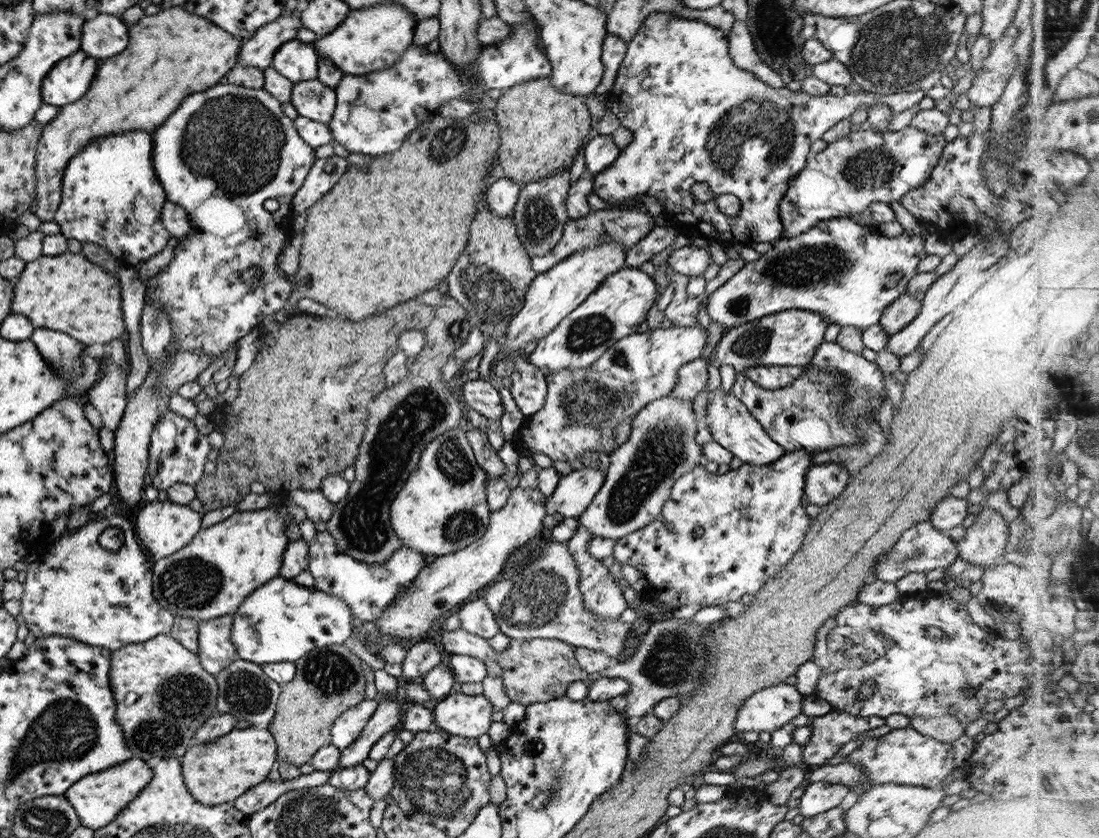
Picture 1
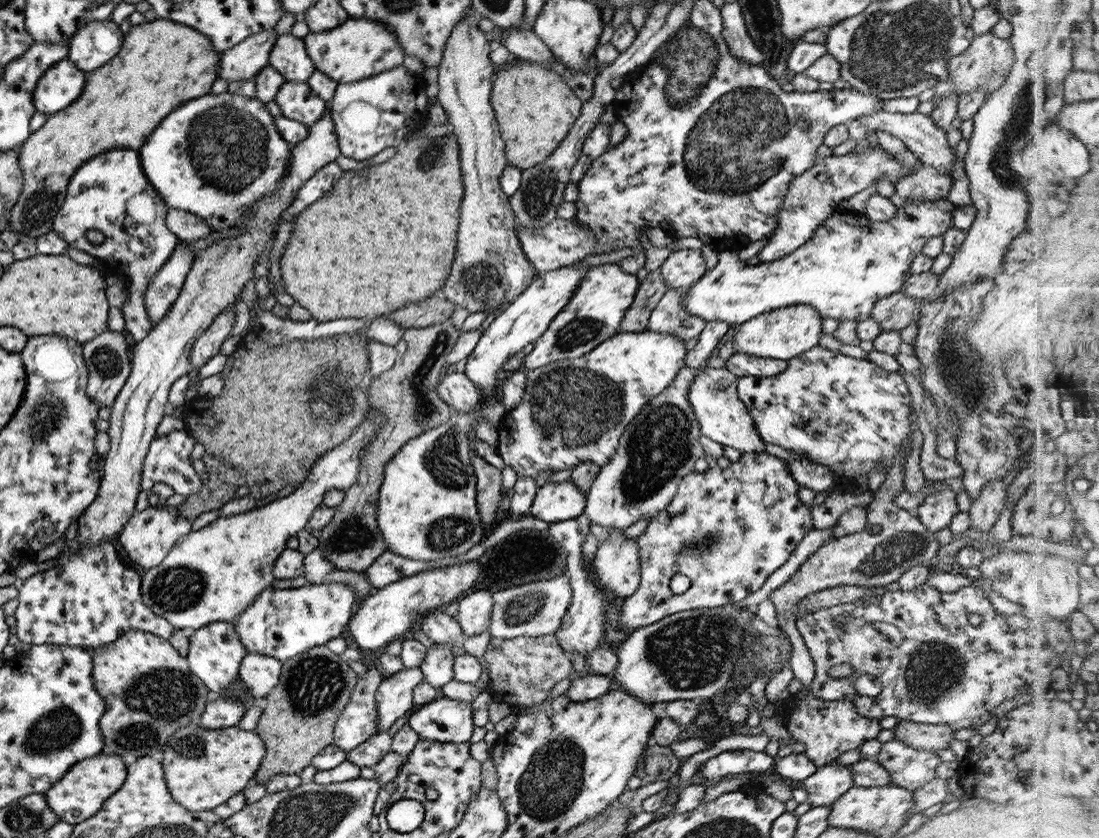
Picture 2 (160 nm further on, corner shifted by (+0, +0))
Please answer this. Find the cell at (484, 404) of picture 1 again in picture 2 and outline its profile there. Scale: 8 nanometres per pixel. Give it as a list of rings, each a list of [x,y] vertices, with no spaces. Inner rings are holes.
[[[442,372],[434,386],[437,396],[453,411],[466,413],[480,403],[480,392],[463,373]]]

